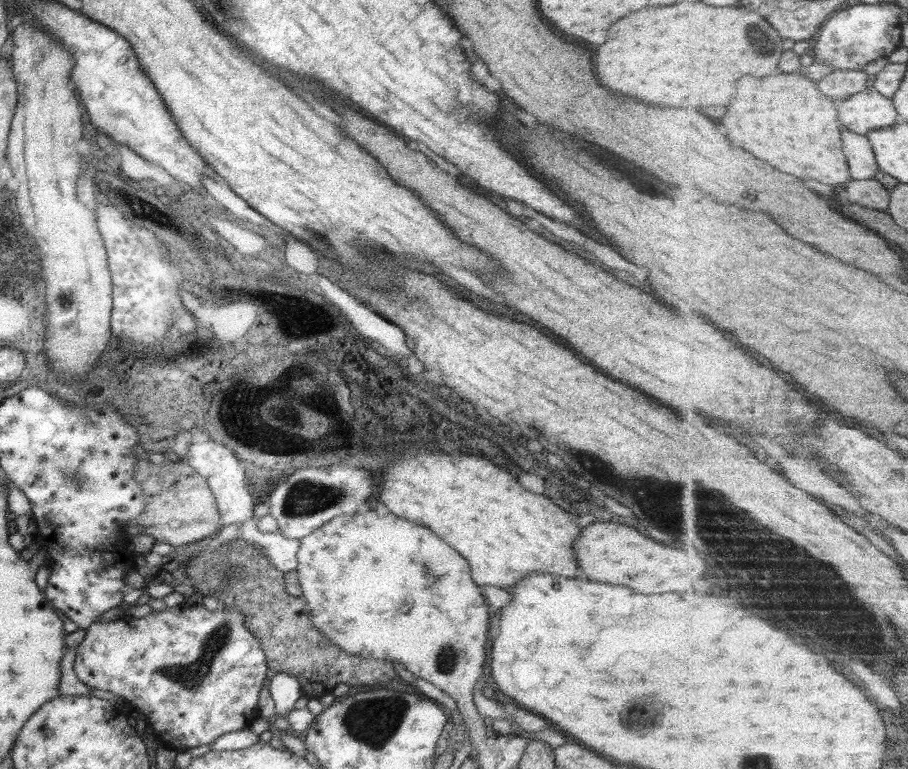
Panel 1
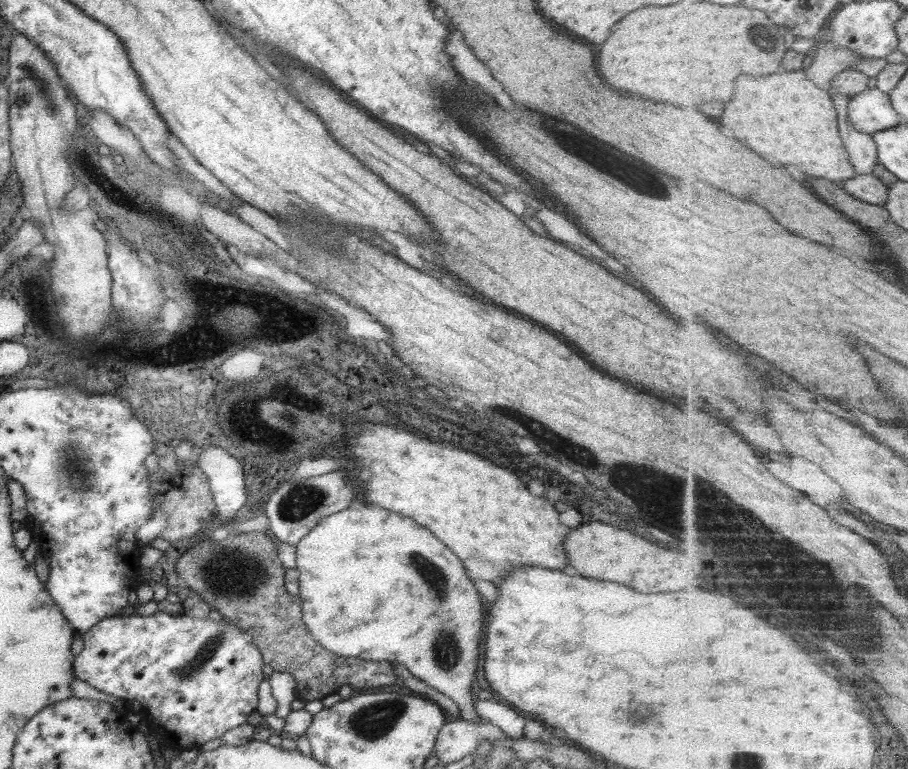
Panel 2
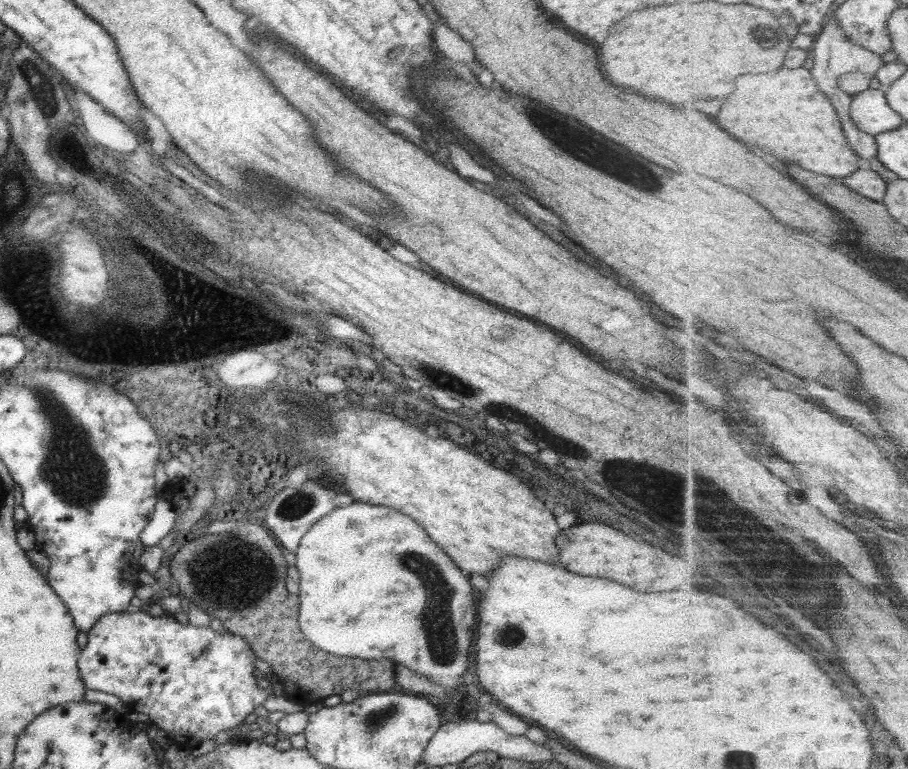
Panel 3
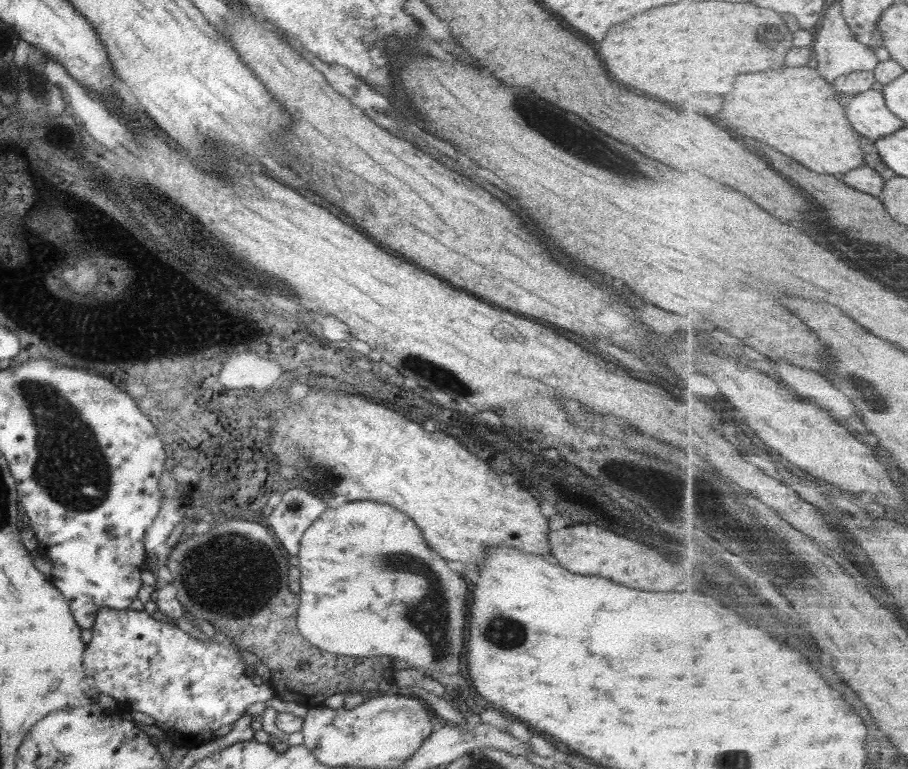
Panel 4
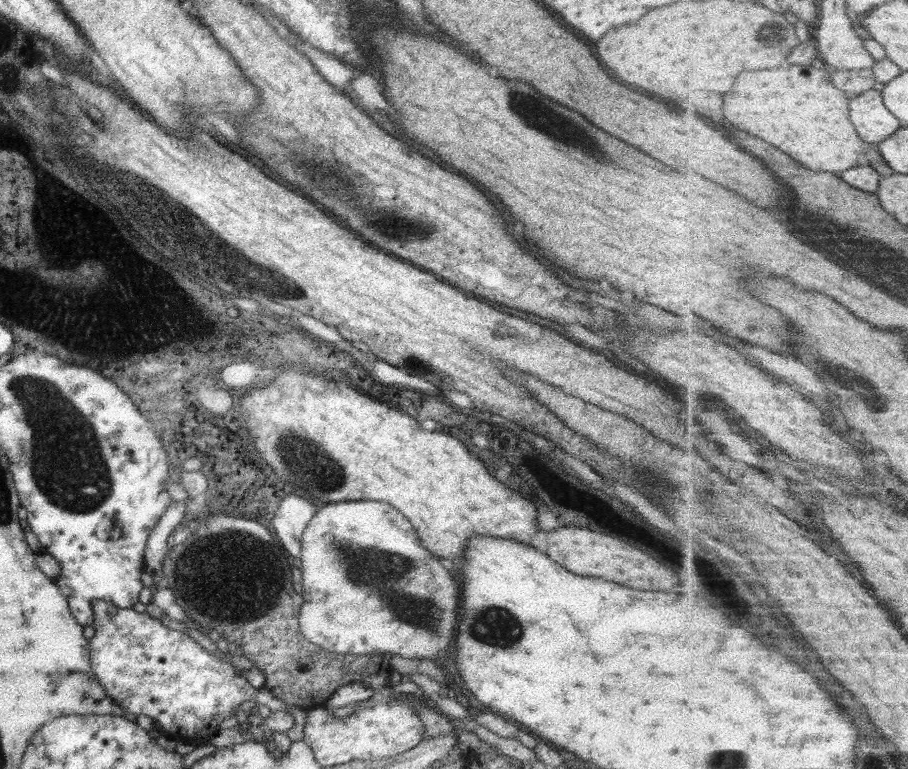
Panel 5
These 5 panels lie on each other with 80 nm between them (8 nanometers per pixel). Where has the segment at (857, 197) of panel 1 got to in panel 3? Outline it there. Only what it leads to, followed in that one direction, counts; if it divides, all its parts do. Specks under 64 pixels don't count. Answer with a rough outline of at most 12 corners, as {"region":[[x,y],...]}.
{"region":[[869,167],[840,181],[871,200],[885,200],[888,182]]}

